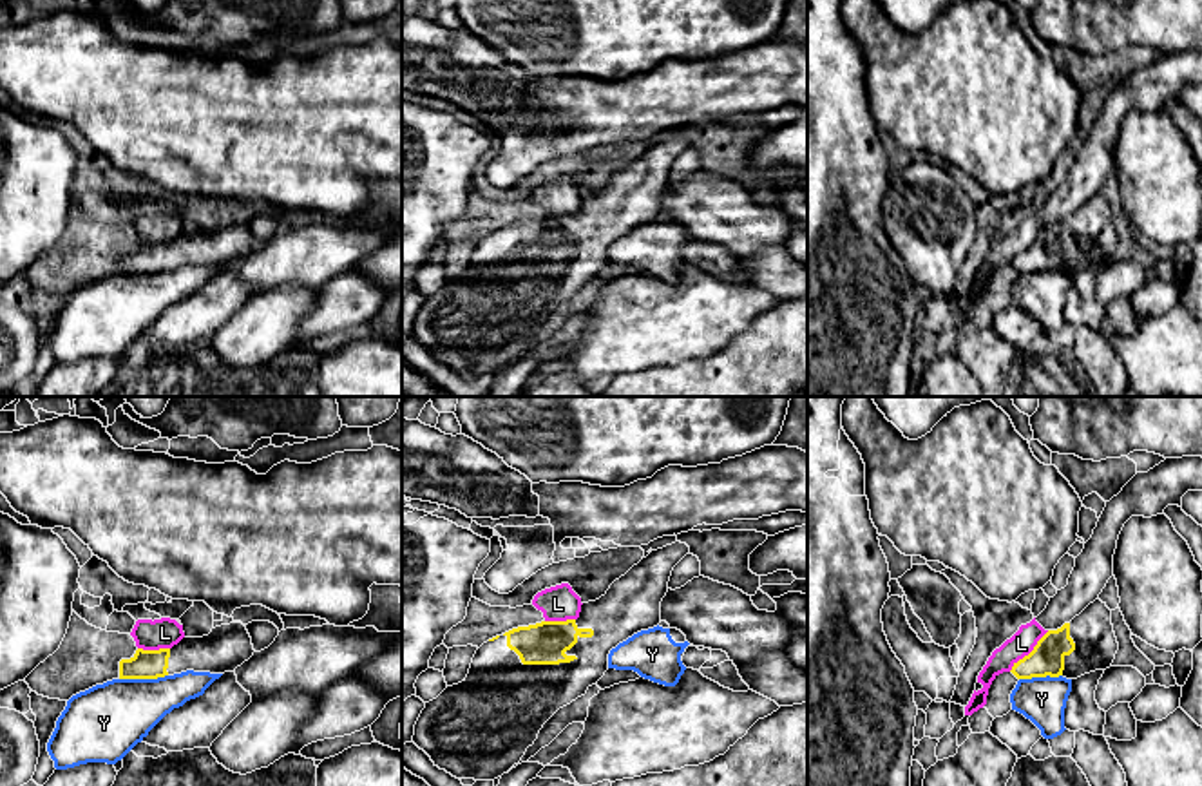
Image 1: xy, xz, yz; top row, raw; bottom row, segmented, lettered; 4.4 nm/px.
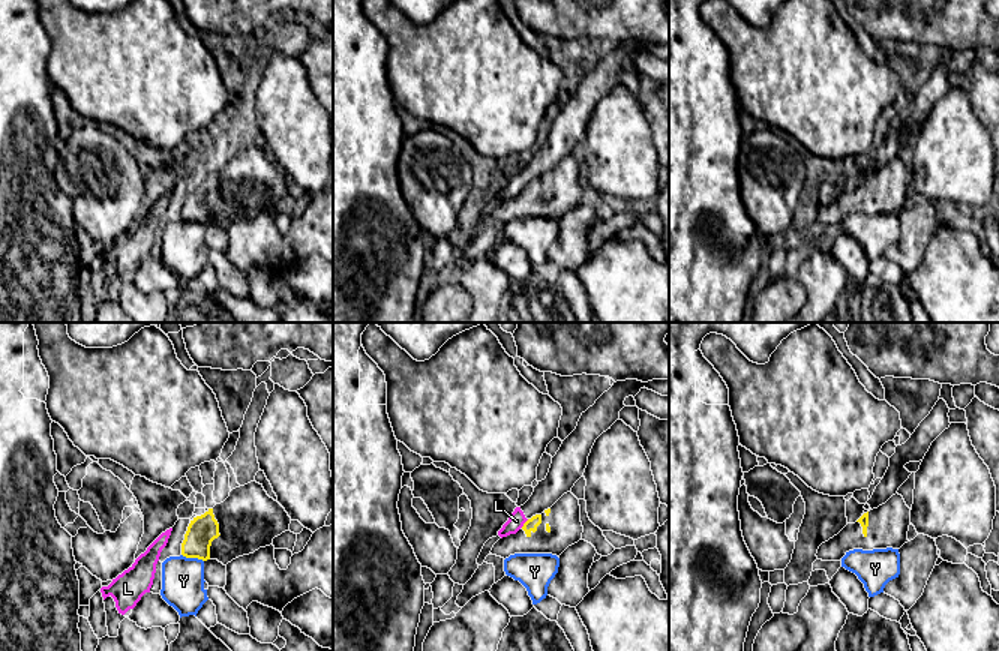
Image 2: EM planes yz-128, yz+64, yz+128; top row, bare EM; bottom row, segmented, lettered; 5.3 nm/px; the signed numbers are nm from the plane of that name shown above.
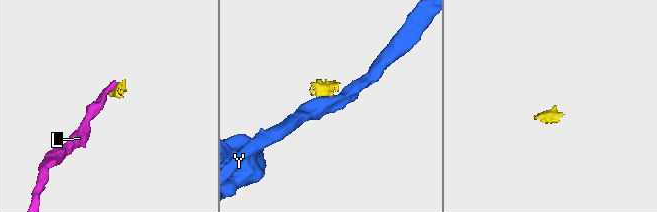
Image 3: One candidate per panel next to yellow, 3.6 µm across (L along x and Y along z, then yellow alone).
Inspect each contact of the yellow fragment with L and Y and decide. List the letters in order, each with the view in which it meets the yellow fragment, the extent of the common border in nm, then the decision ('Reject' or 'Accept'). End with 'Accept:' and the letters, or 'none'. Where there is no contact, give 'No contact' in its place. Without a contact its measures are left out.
L: Touches yellow in yz. Shared border 260 nm. Reject
Y: Touches yellow in xy. Shared border 220 nm. Reject
Accept: none

